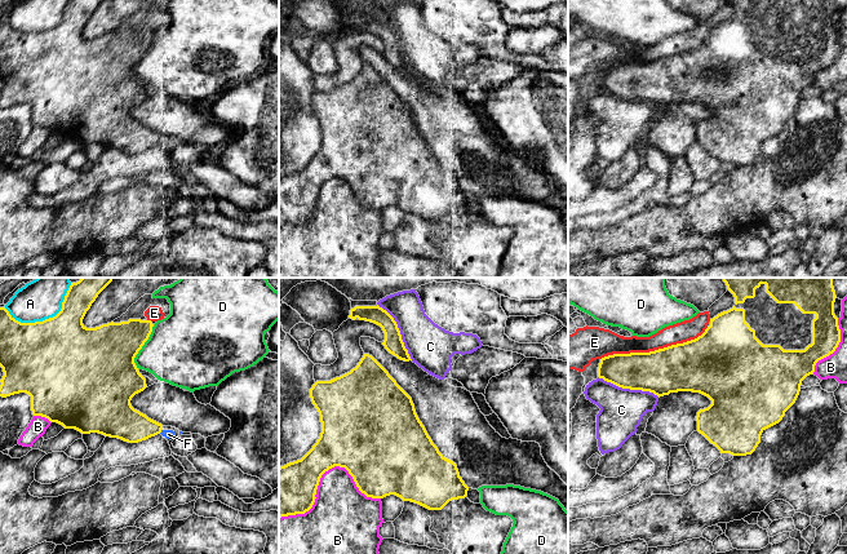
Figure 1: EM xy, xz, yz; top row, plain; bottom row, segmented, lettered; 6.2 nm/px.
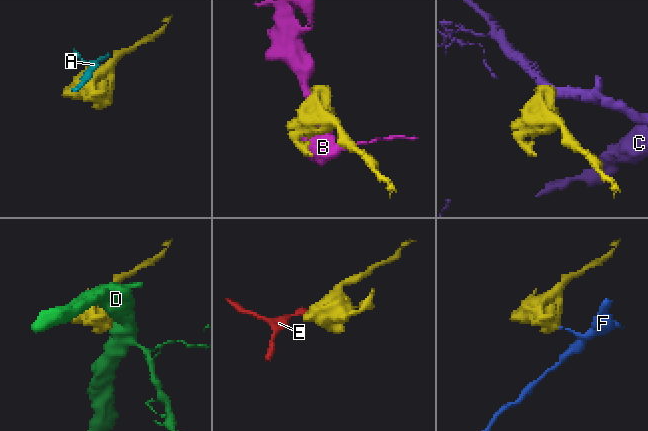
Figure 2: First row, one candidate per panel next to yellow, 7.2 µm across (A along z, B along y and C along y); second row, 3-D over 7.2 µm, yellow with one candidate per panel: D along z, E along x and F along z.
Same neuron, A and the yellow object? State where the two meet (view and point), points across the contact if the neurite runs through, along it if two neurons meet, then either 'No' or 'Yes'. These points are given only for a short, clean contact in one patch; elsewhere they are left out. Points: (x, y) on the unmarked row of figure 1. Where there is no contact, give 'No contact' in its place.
Touches yellow at xy (43, 31). No

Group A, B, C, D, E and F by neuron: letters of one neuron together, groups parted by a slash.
A / B / C / D / E / F

